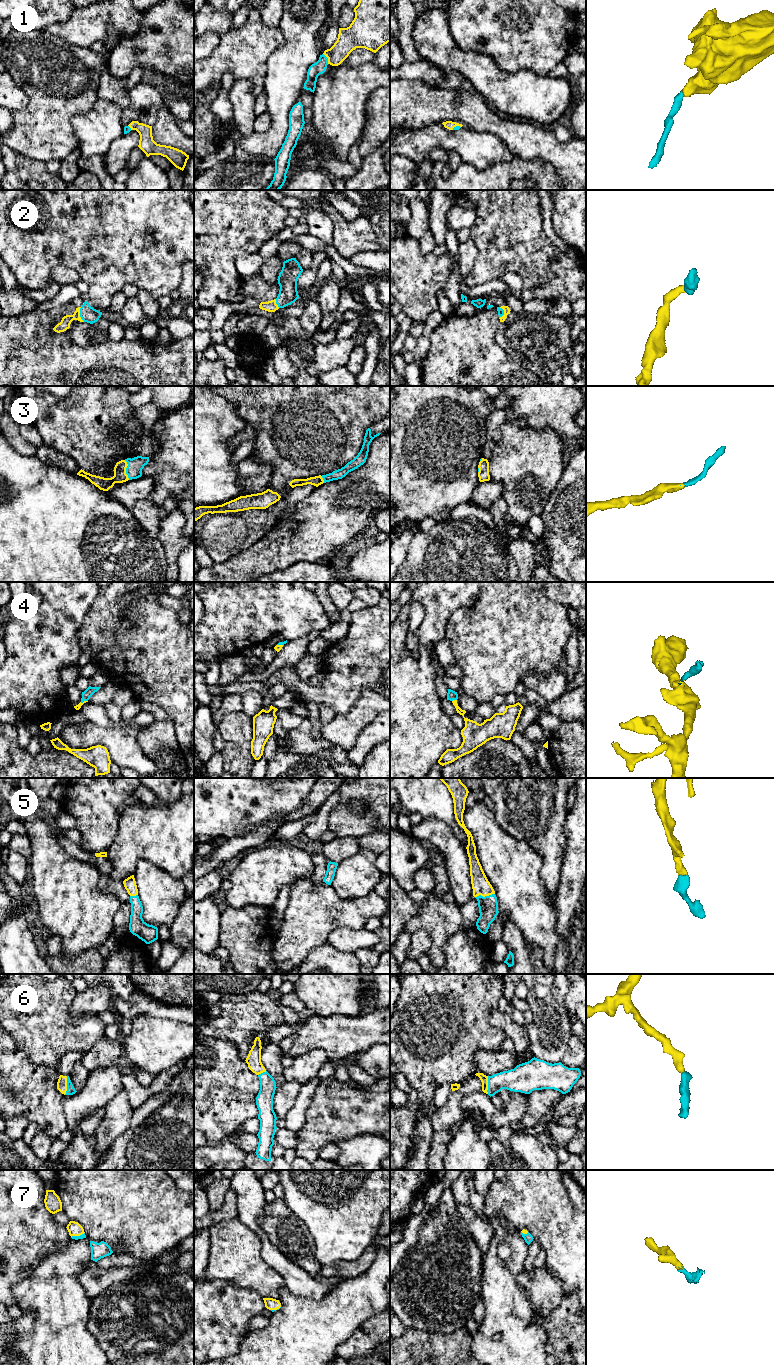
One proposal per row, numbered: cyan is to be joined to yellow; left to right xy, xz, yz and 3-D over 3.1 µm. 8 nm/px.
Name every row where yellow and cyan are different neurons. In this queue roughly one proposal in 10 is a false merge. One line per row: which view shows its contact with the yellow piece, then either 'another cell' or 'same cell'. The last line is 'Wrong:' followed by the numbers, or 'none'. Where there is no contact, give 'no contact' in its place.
1: contact in xz; same cell
2: contact in xy; same cell
3: contact in xy; same cell
4: contact in yz; same cell
5: contact in yz; same cell
6: contact in xy; same cell
7: contact in xy; same cell
Wrong: none

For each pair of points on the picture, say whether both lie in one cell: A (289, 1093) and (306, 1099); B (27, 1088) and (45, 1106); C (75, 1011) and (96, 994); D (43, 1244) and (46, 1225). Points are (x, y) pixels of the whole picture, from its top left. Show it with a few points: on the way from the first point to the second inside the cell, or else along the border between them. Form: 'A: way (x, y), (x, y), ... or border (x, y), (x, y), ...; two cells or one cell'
A: border (302, 1085), (294, 1105), (286, 1117); two cells
B: way (32, 1094), (38, 1100), (39, 1105); one cell
C: way (80, 1006), (91, 999); one cell
D: way (43, 1239), (43, 1230); one cell

